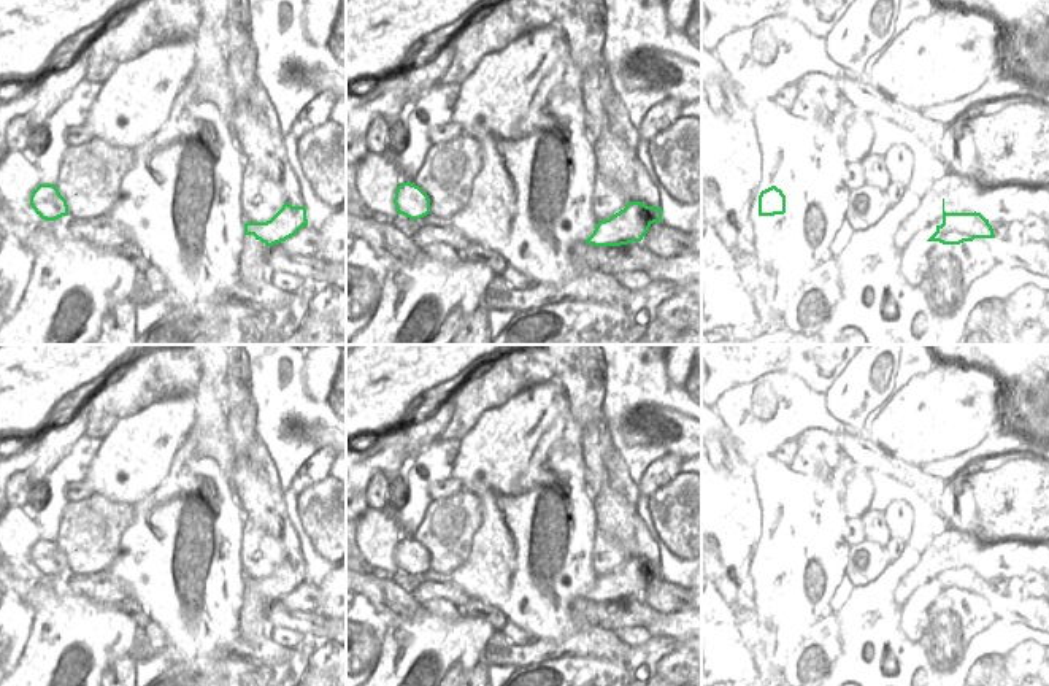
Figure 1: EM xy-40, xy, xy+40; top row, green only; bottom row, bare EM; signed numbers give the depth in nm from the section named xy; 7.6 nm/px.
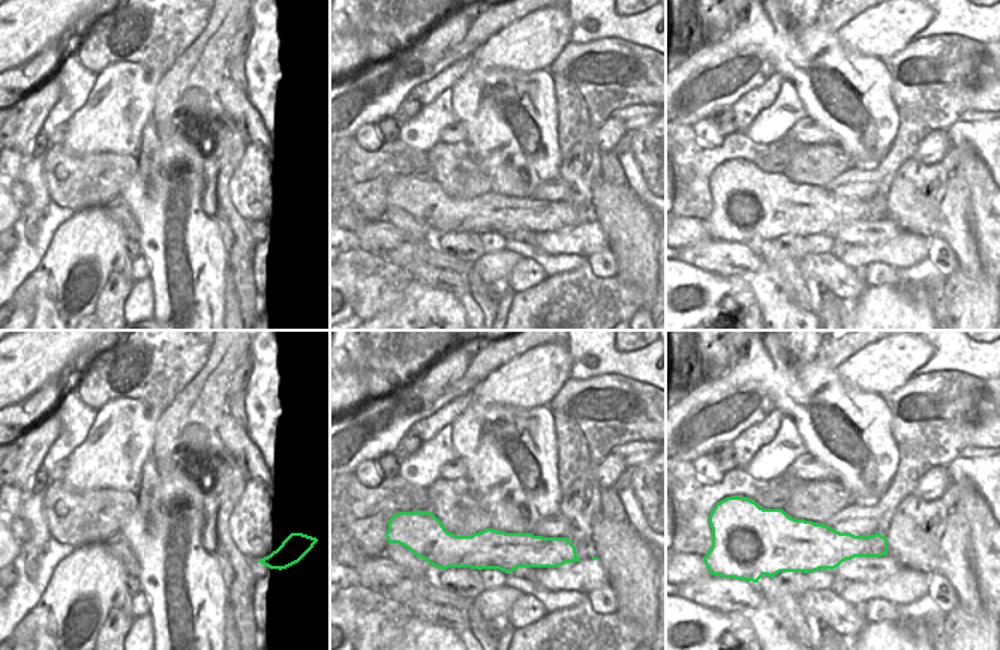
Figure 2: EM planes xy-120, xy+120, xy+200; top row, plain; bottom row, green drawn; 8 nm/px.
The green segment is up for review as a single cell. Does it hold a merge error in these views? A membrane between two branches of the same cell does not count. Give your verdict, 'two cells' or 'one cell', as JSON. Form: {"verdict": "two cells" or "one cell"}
{"verdict": "one cell"}

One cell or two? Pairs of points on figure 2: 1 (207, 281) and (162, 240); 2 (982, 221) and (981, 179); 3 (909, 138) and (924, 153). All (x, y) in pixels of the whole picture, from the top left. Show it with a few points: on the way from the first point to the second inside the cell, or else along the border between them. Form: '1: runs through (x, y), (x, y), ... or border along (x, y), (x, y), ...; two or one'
1: runs through (197, 270), (173, 246); one
2: runs through (982, 210), (982, 189); one
3: border along (930, 131), (910, 156); two

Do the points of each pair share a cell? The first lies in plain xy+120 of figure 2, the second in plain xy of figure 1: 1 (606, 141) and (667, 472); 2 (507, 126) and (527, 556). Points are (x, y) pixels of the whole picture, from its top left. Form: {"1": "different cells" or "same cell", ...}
{"1": "same cell", "2": "same cell"}

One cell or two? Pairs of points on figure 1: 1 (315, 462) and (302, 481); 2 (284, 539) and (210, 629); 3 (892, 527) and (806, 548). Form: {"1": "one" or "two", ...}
{"1": "one", "2": "two", "3": "one"}

